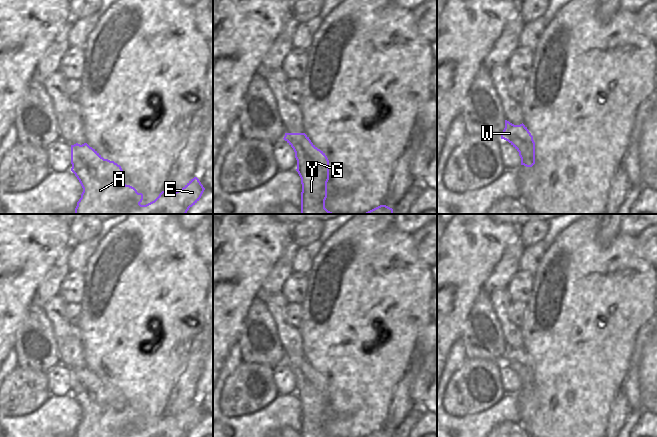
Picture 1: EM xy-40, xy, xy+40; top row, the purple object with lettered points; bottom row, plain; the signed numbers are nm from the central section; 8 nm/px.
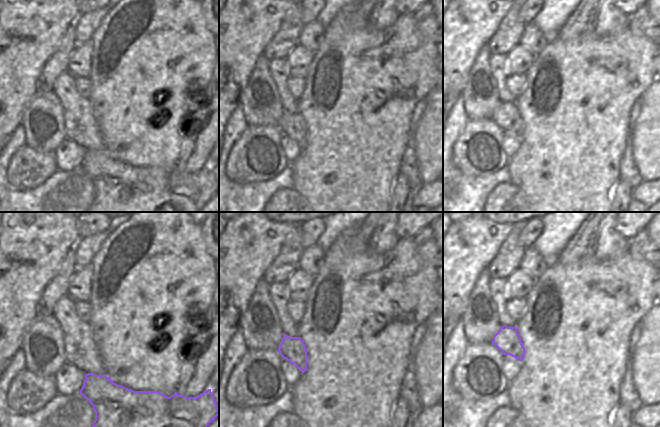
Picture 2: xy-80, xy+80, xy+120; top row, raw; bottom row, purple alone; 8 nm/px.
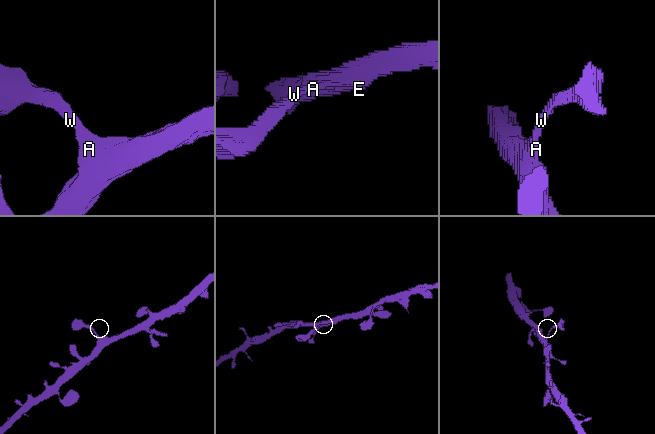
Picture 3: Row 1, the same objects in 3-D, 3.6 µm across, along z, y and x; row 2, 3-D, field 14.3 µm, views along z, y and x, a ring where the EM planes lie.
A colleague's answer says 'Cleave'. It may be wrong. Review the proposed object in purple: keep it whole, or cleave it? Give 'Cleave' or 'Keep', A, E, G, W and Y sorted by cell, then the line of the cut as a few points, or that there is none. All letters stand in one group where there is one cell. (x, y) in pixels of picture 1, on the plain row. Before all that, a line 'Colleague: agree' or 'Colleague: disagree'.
Colleague: disagree
Keep. Groups: A E G W Y. No split

